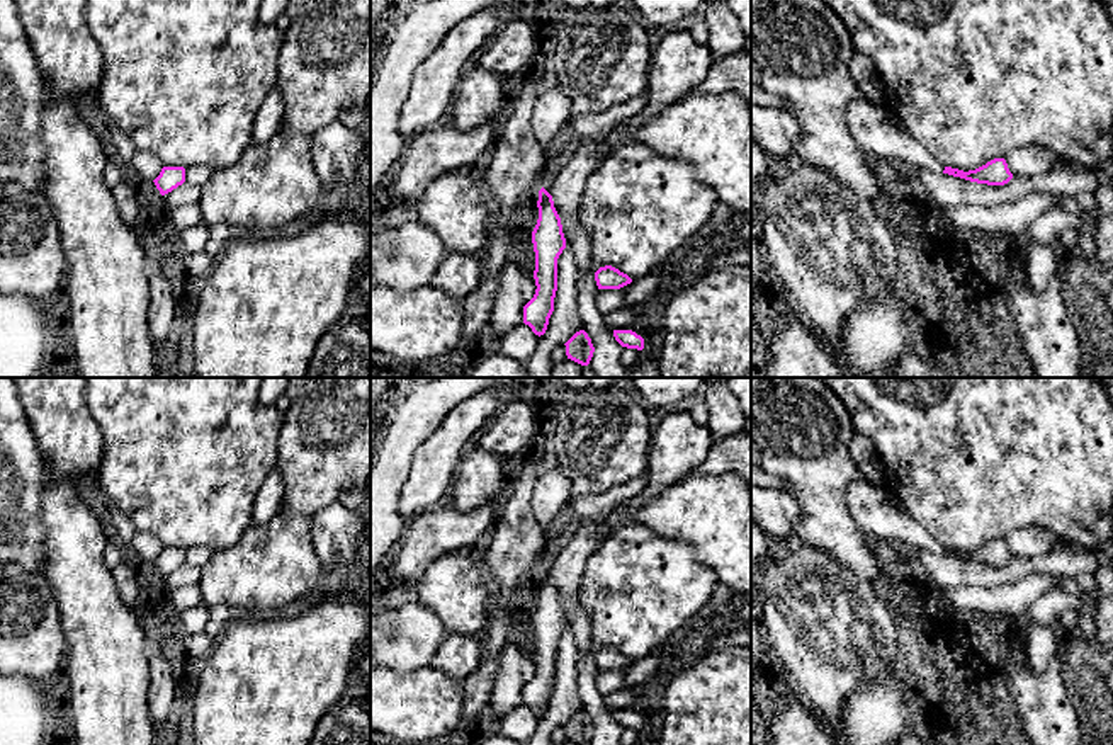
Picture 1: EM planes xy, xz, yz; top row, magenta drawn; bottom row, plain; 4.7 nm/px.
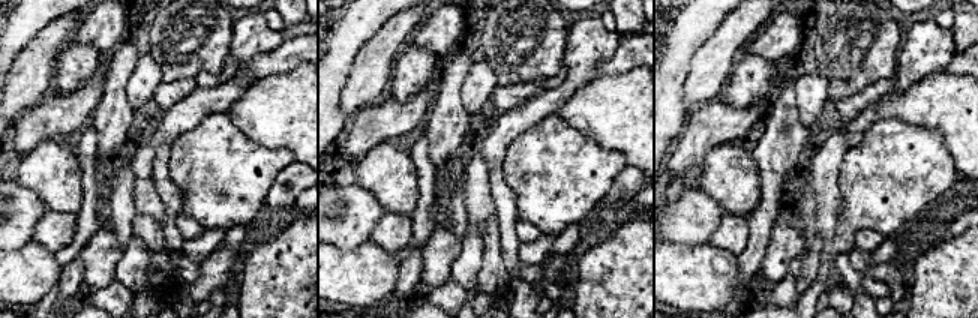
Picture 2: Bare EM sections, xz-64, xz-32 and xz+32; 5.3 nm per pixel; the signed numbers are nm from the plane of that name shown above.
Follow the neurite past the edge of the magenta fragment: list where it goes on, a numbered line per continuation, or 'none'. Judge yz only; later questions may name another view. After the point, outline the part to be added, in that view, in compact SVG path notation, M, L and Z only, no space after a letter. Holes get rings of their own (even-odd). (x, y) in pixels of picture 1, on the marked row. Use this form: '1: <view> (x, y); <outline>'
1: yz (879, 133); M856 99L848 104L848 124L858 146L872 160L902 160L916 168L928 168L936 173L945 170L945 165L912 139L890 112L867 99Z

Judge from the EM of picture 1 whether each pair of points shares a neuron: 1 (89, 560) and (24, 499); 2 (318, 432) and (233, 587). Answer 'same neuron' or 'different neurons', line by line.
1: different neurons
2: same neuron

